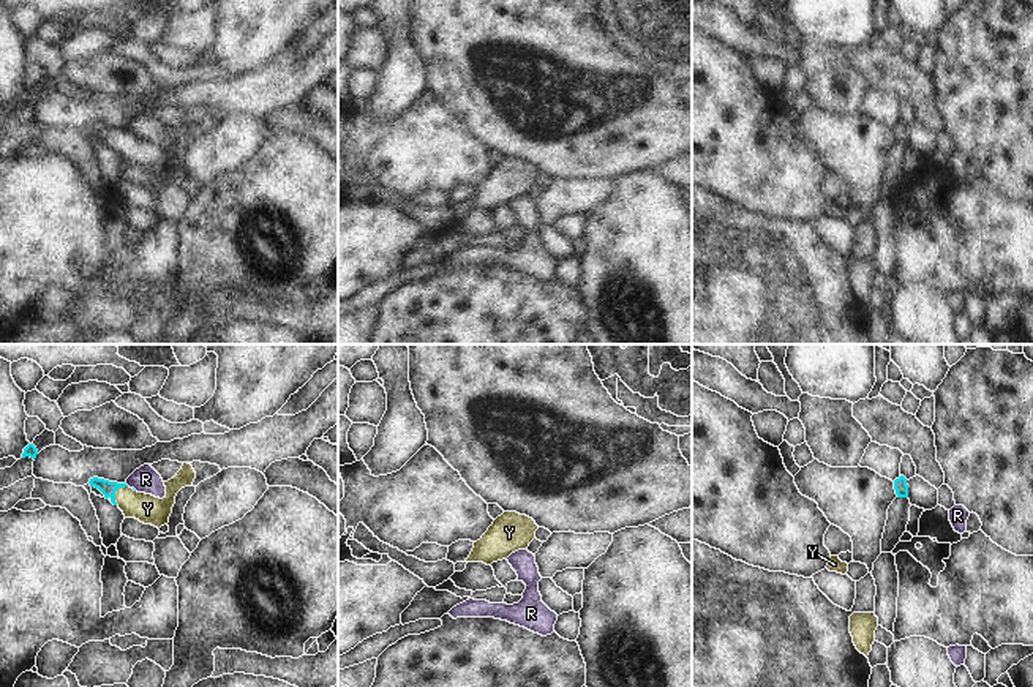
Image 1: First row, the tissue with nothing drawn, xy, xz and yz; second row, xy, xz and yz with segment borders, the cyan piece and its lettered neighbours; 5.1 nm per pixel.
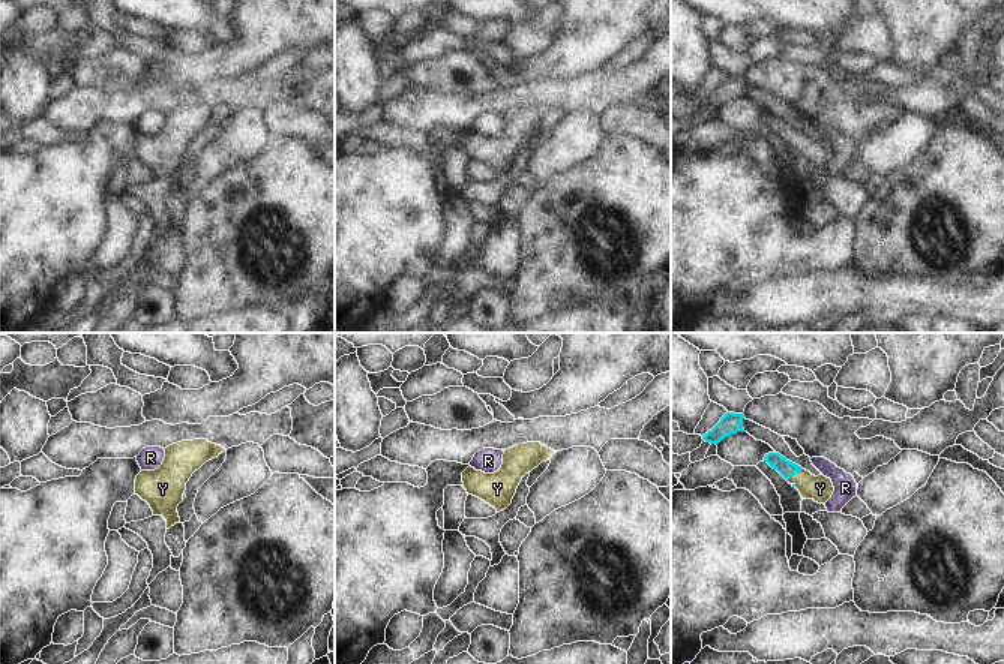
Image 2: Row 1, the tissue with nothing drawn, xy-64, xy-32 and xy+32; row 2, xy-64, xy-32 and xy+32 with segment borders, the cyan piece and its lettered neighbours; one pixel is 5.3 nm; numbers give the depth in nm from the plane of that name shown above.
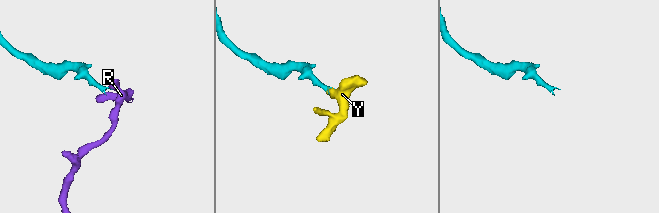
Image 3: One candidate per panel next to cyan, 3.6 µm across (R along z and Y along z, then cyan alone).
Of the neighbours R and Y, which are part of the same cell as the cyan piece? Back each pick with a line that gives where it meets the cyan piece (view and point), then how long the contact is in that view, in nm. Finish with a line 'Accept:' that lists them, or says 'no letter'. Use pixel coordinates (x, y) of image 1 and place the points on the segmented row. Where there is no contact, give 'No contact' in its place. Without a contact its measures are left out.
Y: Touches cyan at xy (114, 493). Shared border 120 nm
Accept: Y

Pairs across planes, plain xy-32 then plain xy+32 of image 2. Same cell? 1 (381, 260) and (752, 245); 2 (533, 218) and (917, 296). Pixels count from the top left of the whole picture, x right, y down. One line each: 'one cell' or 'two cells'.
1: one cell
2: two cells

